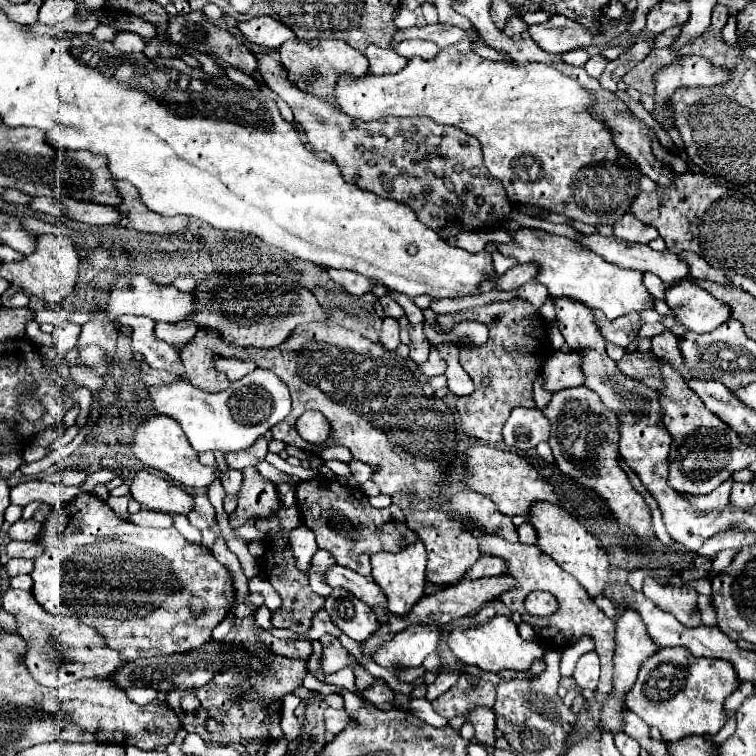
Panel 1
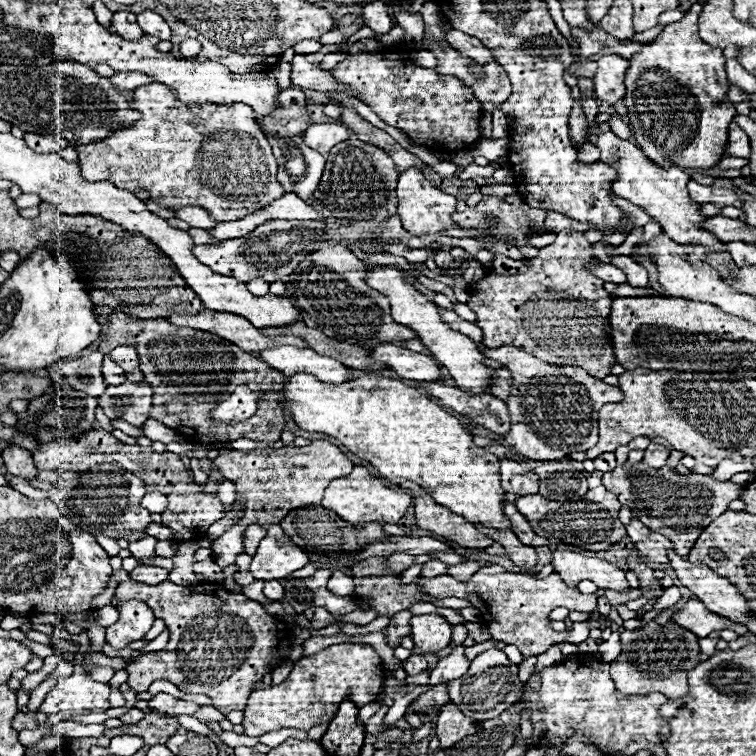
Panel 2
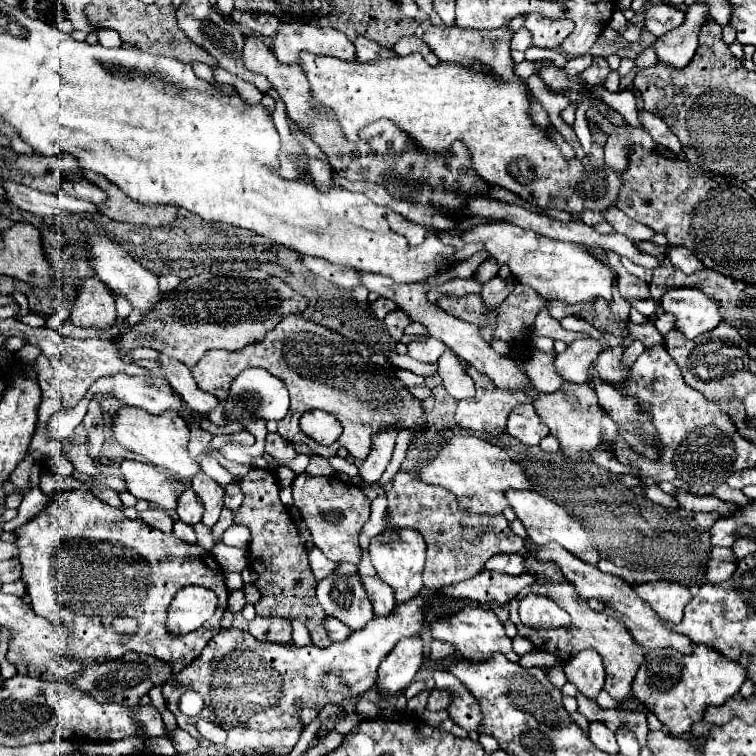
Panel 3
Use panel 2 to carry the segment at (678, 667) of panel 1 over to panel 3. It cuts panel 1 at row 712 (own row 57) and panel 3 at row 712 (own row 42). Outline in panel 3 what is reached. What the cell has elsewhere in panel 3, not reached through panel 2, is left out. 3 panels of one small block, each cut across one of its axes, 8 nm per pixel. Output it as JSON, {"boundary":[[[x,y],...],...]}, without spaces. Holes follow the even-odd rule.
{"boundary":[[[694,644],[690,656],[684,656],[674,648],[660,648],[650,650],[644,656],[632,682],[632,694],[638,702],[644,702],[644,708],[656,714],[670,734],[676,736],[690,732],[690,728],[704,718],[708,706],[722,706],[740,690],[744,680],[746,670],[738,662],[722,658],[716,650],[704,644]]]}

